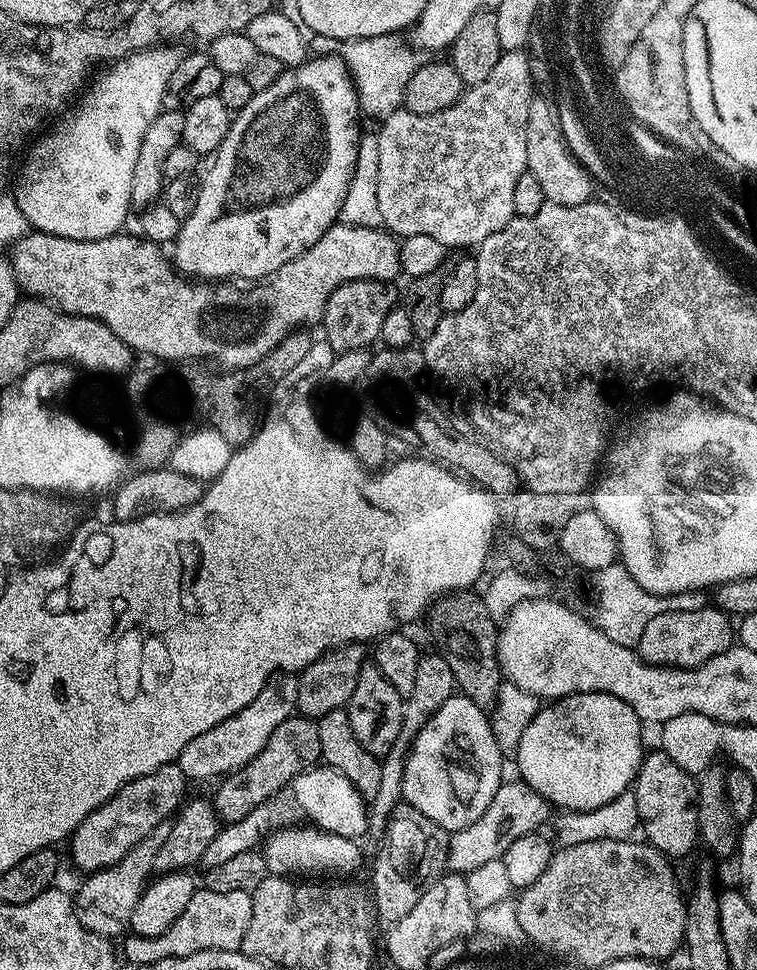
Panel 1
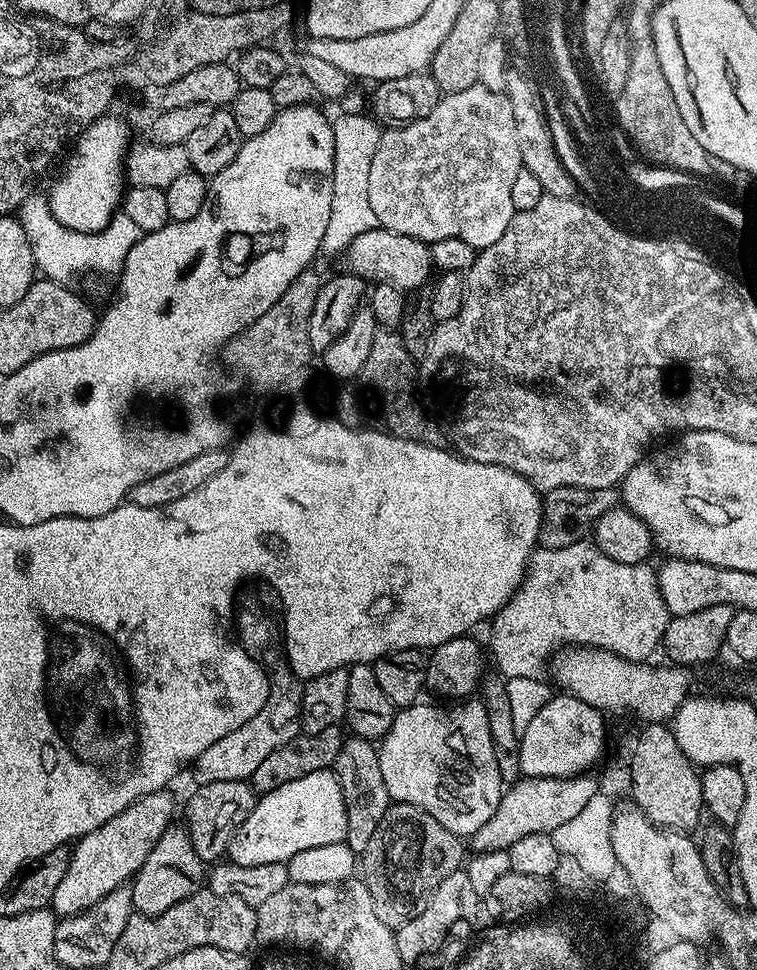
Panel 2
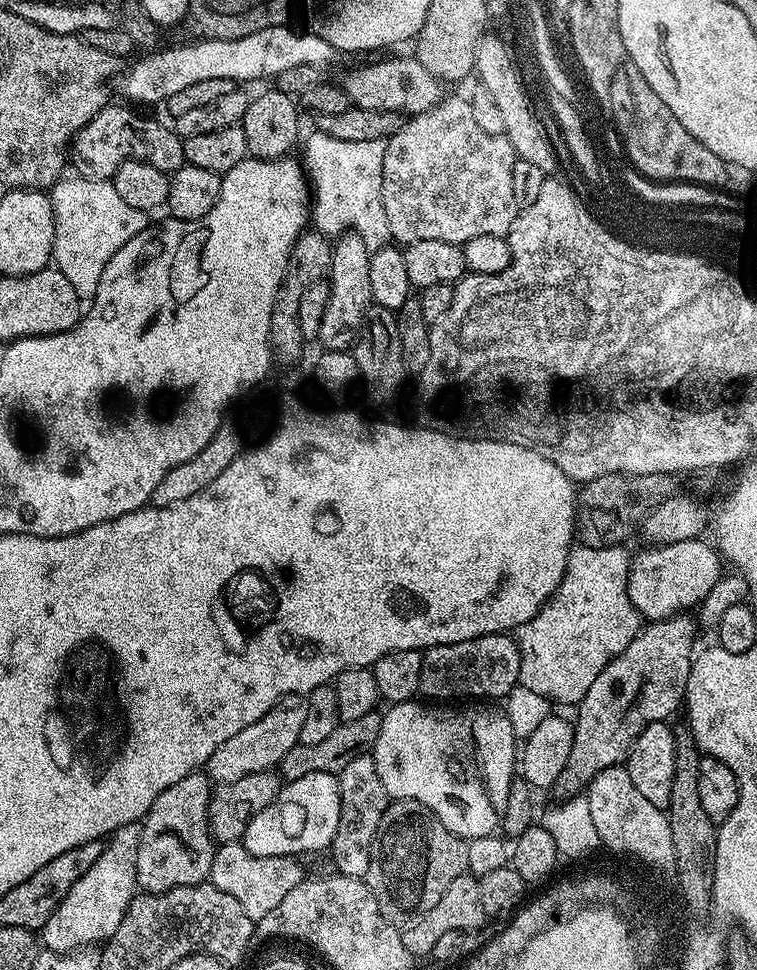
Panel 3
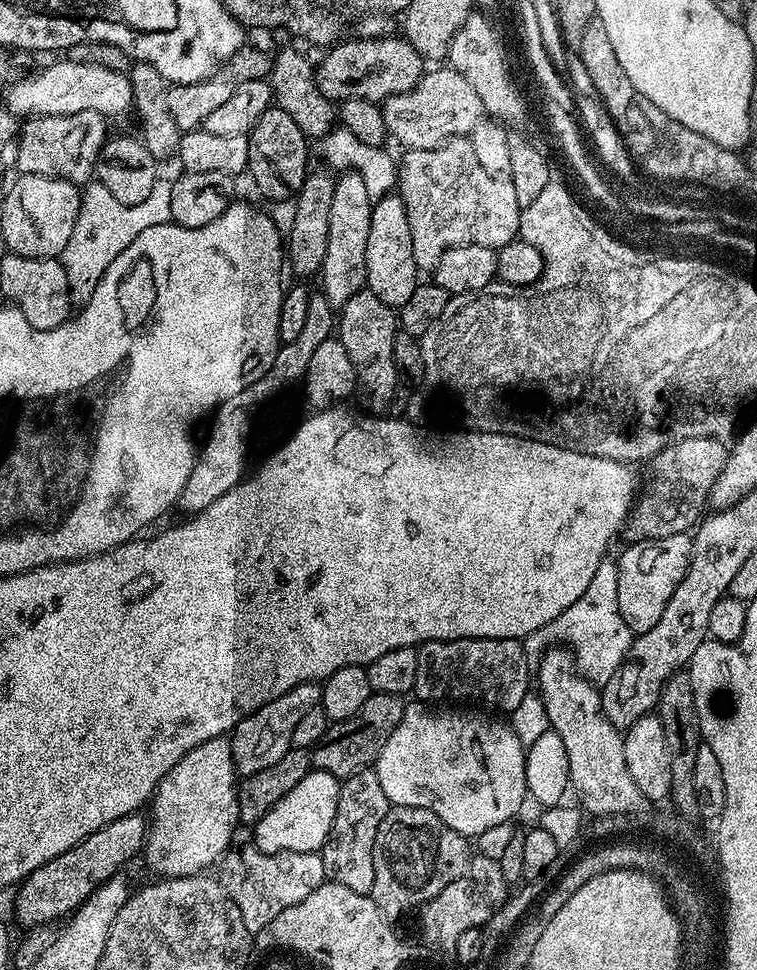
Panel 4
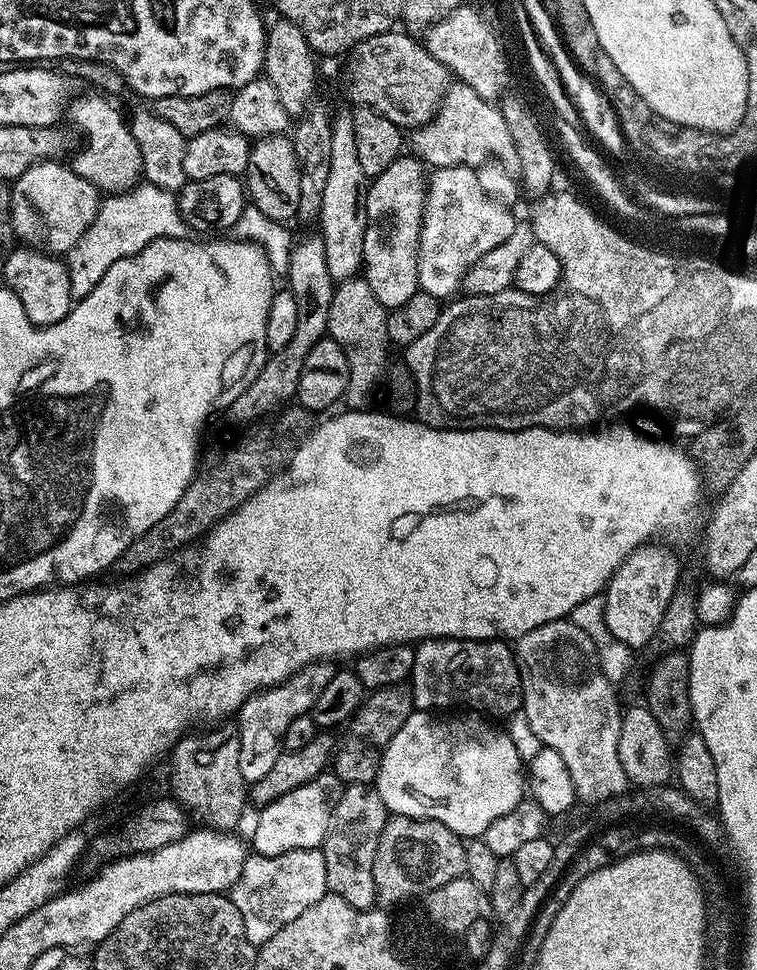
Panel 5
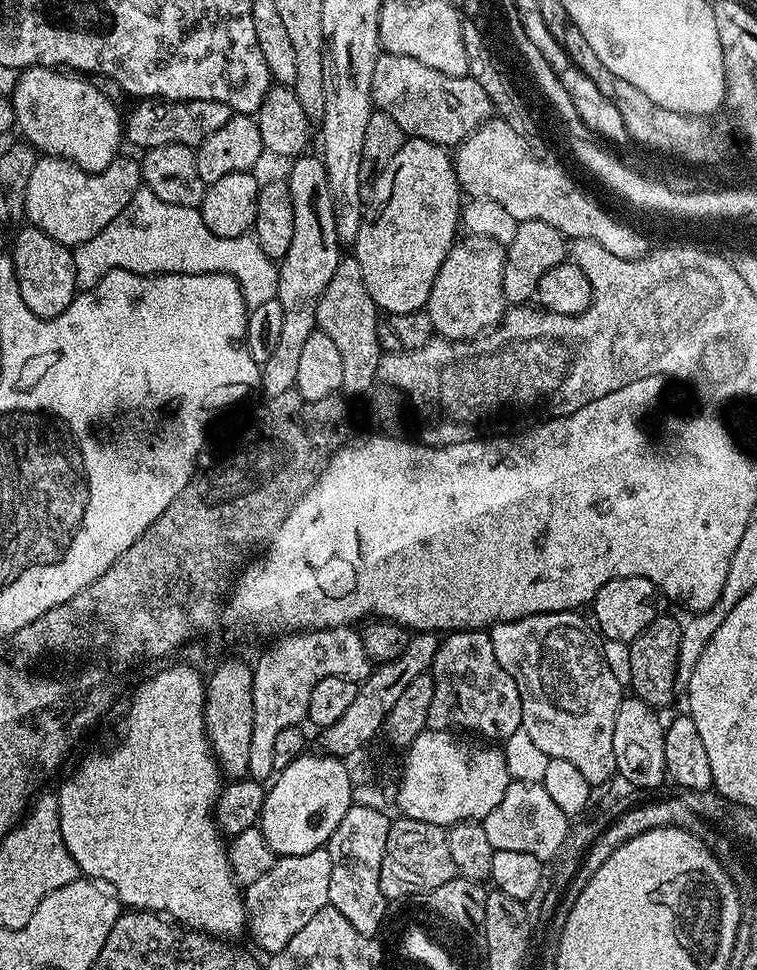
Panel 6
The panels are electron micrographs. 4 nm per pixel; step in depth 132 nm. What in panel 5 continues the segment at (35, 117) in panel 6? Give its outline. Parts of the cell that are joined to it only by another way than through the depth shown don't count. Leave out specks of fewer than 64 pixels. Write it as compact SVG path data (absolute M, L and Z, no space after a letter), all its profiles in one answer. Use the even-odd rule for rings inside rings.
M88 94L80 96L72 105L67 105L66 116L72 119L72 124L84 135L84 145L76 152L76 157L70 160L70 166L86 182L104 194L119 194L128 191L141 179L142 158L139 156L138 144L129 128L129 121L115 108L113 101L103 94Z

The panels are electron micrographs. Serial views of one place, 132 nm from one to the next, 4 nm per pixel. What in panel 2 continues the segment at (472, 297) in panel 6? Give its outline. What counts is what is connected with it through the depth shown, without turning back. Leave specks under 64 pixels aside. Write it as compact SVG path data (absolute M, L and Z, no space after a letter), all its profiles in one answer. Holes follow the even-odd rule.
M477 82L470 90L441 95L430 114L381 131L374 162L370 162L370 206L379 227L418 238L429 246L442 238L452 238L452 234L468 234L462 238L468 238L472 248L489 248L490 232L506 228L504 192L513 192L514 180L521 167L514 110L507 95Z

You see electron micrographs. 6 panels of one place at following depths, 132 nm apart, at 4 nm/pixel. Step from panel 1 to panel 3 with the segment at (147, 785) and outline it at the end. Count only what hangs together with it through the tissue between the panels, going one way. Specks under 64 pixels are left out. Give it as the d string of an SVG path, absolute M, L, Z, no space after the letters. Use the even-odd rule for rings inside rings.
M139 823L127 824L107 837L102 854L98 854L98 862L70 886L70 894L66 894L54 914L50 914L50 922L39 929L39 939L47 951L78 952L107 942L114 930L118 930L118 922L122 922L130 902L138 895L136 875L141 831Z

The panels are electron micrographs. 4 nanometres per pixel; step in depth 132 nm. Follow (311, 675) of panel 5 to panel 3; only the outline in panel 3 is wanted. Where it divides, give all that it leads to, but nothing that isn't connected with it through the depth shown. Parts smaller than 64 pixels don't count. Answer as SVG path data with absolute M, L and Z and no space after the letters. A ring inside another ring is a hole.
M284 696L258 722L250 722L246 730L238 730L234 738L222 742L214 754L210 754L206 765L206 774L213 785L219 786L238 782L238 778L246 778L246 774L258 774L275 769L295 744L300 743L302 722L306 718L307 699L302 696Z

